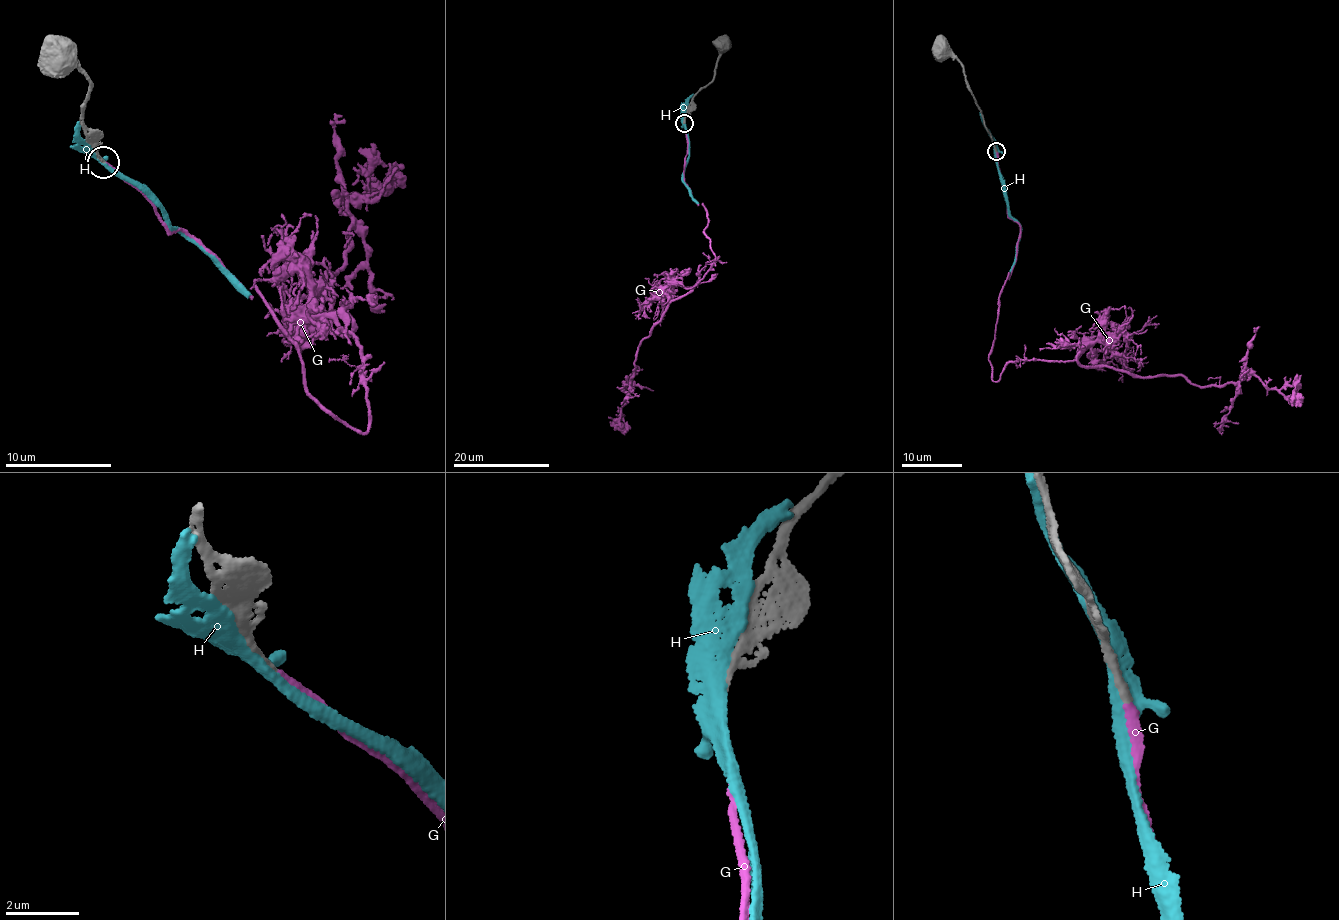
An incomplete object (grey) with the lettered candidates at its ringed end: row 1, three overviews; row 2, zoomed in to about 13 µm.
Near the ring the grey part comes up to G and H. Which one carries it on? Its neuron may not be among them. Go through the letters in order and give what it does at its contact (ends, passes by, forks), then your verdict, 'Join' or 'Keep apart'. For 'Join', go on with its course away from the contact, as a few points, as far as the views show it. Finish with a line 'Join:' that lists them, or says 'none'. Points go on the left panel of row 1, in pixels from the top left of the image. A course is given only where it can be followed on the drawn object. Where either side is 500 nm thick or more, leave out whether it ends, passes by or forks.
G: It ends there. Join. Its course: (103, 161), (365, 432), (327, 274), (345, 199), (403, 164)
H: It passes by. Keep apart
Join: G

